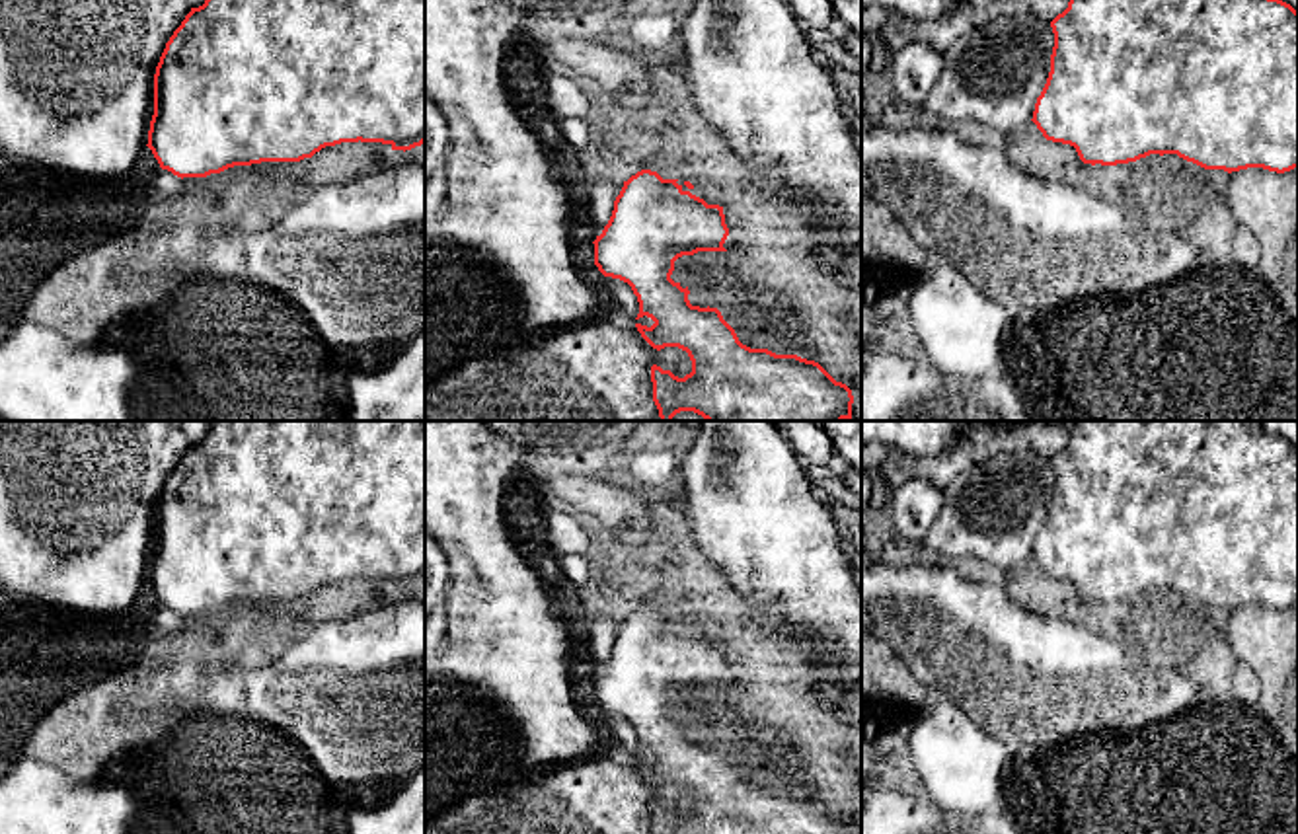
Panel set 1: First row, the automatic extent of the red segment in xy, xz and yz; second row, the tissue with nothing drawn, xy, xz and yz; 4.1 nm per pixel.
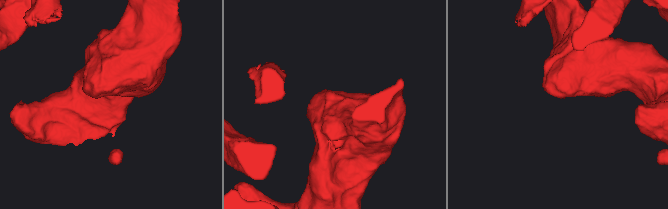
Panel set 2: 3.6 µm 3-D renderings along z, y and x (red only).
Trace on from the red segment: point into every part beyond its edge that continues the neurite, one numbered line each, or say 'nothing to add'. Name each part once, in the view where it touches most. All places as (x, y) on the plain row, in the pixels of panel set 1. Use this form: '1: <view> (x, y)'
nothing to add

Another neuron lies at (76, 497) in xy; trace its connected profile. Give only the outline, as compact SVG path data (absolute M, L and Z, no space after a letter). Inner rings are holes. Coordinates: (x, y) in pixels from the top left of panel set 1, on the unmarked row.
M0 421L2 590L64 610L129 612L148 581L156 503L189 448L179 421Z

